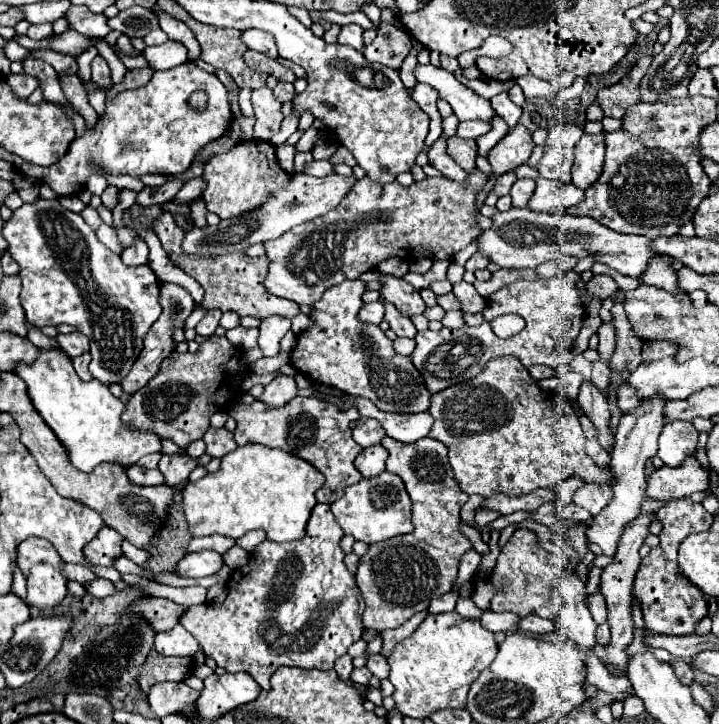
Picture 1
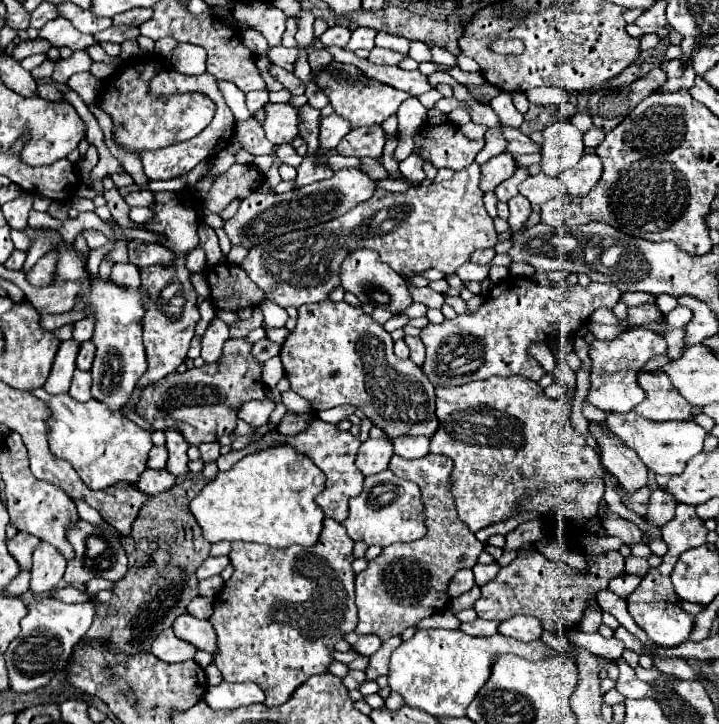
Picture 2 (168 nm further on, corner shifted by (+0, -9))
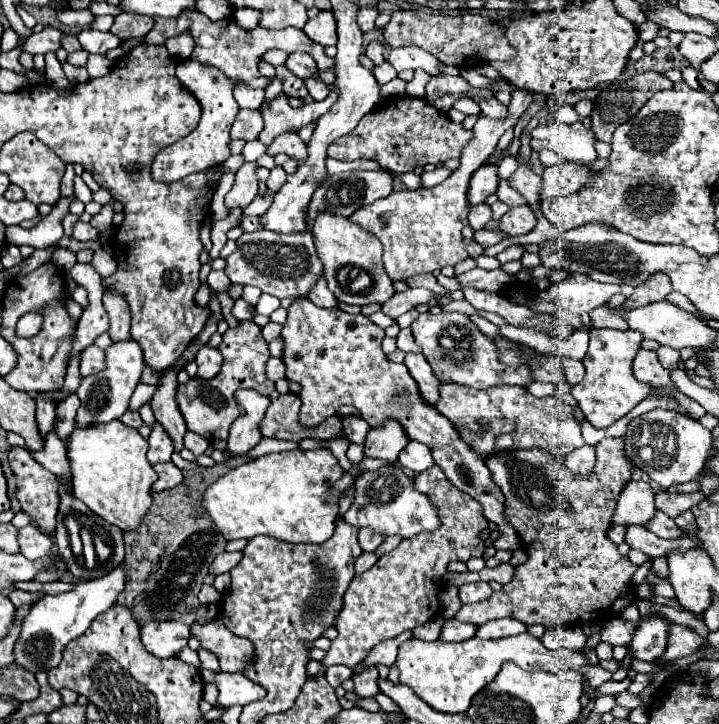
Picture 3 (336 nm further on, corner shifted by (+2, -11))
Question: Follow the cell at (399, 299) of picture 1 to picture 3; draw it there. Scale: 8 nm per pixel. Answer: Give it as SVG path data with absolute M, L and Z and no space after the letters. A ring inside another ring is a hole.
M323 212L323 214L317 216L317 220L315 220L313 228L311 228L311 234L315 236L315 246L317 246L317 252L321 256L323 266L325 266L325 280L329 282L329 290L341 302L345 302L345 304L357 304L357 306L365 306L365 304L373 304L373 302L385 304L395 294L393 280L387 276L383 260L381 260L381 242L373 234L369 234L361 226L349 222L347 218L333 216L333 214L327 214L327 212ZM343 268L349 268L347 280L339 282L339 272ZM361 272L369 274L371 286L369 288L351 288L353 280Z

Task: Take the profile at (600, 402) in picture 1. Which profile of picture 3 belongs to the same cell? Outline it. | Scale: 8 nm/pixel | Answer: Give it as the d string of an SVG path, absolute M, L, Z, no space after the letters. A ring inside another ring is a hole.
M629 480L621 490L613 524L645 524L655 514L653 490L645 480Z

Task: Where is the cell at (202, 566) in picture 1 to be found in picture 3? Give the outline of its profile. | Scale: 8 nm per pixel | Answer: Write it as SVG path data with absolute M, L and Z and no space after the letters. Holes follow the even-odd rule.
M223 552L219 554L211 566L209 566L209 574L223 574L229 572L233 566L237 566L241 560L241 552Z

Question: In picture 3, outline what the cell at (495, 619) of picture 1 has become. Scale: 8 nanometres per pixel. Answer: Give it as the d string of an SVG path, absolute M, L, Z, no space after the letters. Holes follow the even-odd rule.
M447 620L443 624L443 632L441 632L441 640L447 642L463 642L469 640L477 634L477 626L469 624L469 622L459 622L459 620Z

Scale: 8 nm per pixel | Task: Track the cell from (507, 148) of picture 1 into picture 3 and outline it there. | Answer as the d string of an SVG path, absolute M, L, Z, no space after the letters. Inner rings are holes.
M483 164L469 182L469 202L471 204L481 204L485 202L487 196L497 192L499 186L499 166L497 164Z

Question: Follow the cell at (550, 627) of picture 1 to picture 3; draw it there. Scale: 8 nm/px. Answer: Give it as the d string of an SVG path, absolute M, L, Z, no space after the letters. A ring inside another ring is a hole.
M501 618L501 620L493 620L487 624L481 624L477 628L477 636L479 638L507 638L507 636L517 636L527 632L527 626L517 622L517 620L509 620L509 618Z

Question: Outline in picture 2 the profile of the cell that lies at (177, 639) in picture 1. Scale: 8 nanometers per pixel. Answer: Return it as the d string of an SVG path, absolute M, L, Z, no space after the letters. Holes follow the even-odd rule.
M167 628L163 630L155 640L153 640L153 646L151 646L151 652L155 656L159 656L163 662L185 662L185 660L191 660L195 656L195 646L191 646L189 642L181 640L175 636L173 628Z

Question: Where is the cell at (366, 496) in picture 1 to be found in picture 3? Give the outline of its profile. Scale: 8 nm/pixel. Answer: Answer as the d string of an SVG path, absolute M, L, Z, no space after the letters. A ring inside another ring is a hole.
M381 466L379 470L365 472L355 482L355 498L351 508L343 514L343 520L353 528L371 528L381 536L401 536L411 538L421 532L433 532L439 528L439 518L435 508L429 504L427 496L413 488L411 478L397 466Z

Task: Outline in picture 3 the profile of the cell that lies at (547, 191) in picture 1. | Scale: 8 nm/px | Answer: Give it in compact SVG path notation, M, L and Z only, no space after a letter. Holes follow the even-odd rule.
M519 164L511 176L511 186L527 200L529 206L541 204L541 176L537 176L531 168Z

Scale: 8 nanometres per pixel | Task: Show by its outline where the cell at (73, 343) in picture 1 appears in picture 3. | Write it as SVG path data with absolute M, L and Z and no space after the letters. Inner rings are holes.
M95 344L85 348L81 352L81 362L79 362L79 370L81 376L89 376L95 372L101 372L105 368L105 352L101 348L97 348Z

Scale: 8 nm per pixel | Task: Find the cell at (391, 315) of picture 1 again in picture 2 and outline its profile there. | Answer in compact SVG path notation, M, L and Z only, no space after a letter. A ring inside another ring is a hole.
M405 336L403 338L405 342L407 342L407 346L409 346L409 350L411 350L411 360L417 364L417 366L423 366L423 362L425 362L425 346L423 346L423 342L419 340L419 338L415 338L415 336Z

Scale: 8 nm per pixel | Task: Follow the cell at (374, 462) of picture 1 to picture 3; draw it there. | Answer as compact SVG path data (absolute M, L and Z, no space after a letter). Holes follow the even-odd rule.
M389 420L389 422L381 424L379 428L371 428L371 432L367 434L367 440L363 444L363 454L367 458L395 462L407 442L409 442L409 438L405 436L403 428L397 422Z

